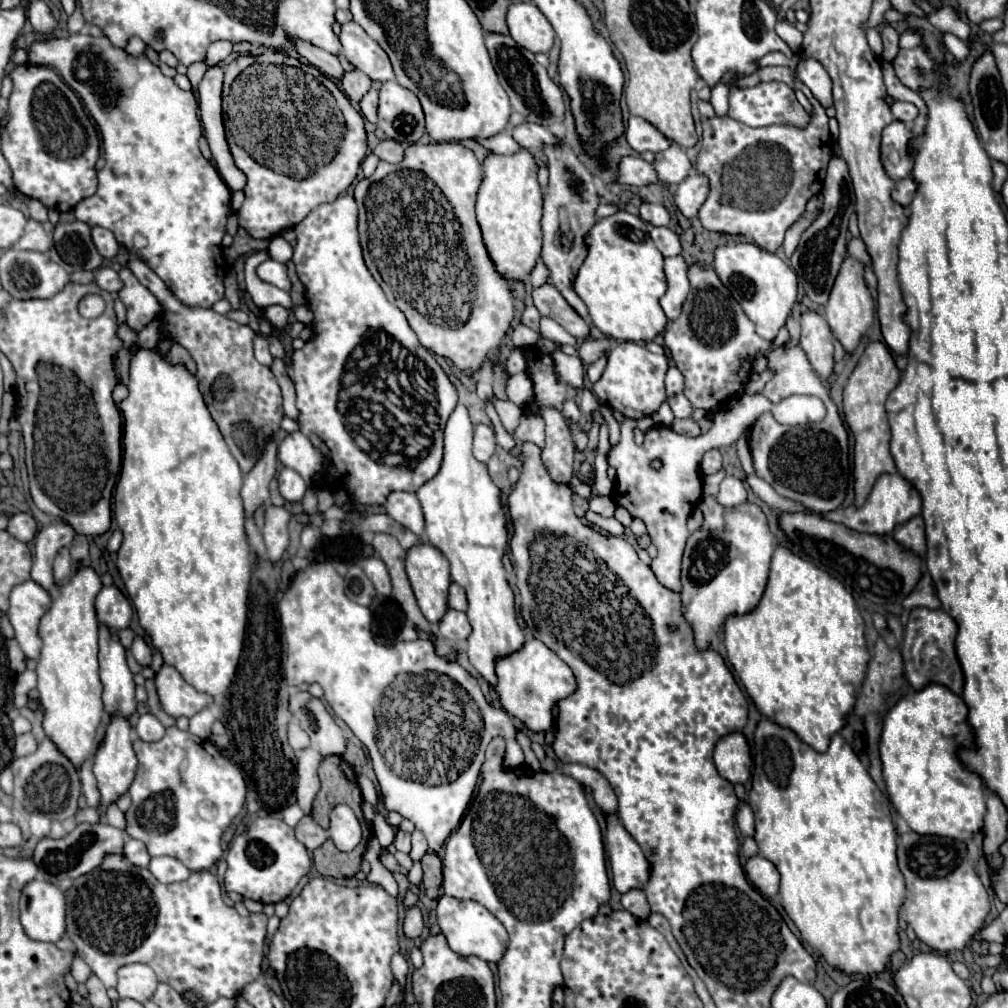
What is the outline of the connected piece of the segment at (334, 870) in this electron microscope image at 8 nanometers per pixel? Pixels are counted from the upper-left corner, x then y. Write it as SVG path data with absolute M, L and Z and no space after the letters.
M326 839L324 845L314 849L314 867L324 877L354 877L360 871L360 861L364 853L364 841L352 853L342 853L332 845L332 839Z

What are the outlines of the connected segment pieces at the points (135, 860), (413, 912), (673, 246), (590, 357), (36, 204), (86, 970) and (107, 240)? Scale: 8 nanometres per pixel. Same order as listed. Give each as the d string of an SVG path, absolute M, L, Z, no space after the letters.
M126 839L124 857L136 867L148 867L148 863L150 863L150 855L148 855L144 843L140 843L136 839Z
M412 907L408 909L406 913L406 919L404 919L404 935L408 939L416 939L422 935L422 929L424 929L424 921L422 921L422 913L418 907Z
M654 227L652 229L652 241L656 243L656 247L660 249L660 253L664 257L674 257L674 255L680 255L680 241L678 241L678 235L674 231L670 231L668 227Z
M586 339L580 347L578 347L578 357L582 359L584 365L590 365L594 361L598 361L602 355L606 355L610 349L610 339Z
M36 199L30 201L28 209L30 209L30 217L32 217L32 219L36 219L36 221L40 221L40 223L48 221L48 209L46 209L40 201L36 201Z
M76 957L74 963L72 963L72 977L74 977L78 983L86 983L86 981L90 979L90 975L92 975L92 969L90 969L80 957Z
M94 227L92 229L92 239L94 239L96 249L100 251L100 255L104 255L106 259L116 257L116 253L118 253L118 241L112 235L112 231L108 231L104 227Z

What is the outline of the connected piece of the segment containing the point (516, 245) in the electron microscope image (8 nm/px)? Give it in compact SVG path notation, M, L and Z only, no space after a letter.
M530 149L512 155L488 153L482 163L484 181L478 191L476 215L482 229L486 249L496 263L500 275L518 281L532 271L542 249L542 191L538 185L538 163Z

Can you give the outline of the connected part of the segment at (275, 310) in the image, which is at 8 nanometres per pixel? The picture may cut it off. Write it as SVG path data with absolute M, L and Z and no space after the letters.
M272 305L272 307L264 309L264 315L270 321L270 325L276 329L284 329L288 325L288 309L284 309L280 305Z

